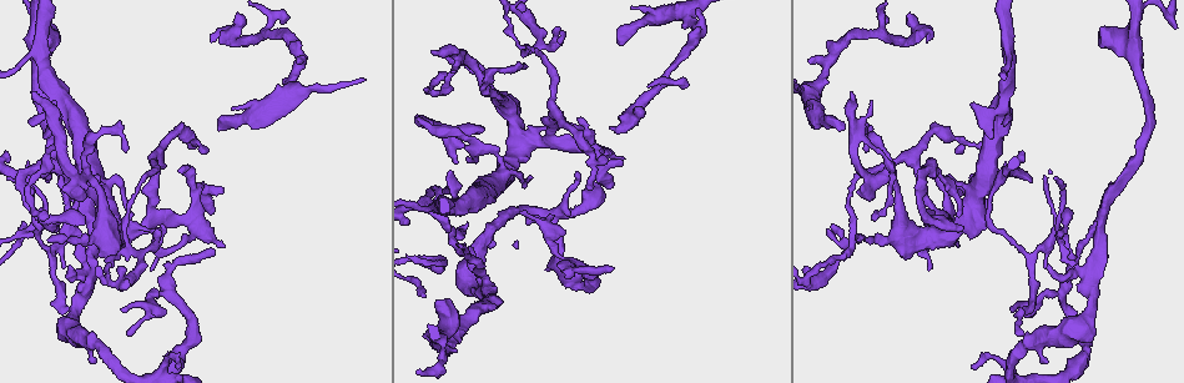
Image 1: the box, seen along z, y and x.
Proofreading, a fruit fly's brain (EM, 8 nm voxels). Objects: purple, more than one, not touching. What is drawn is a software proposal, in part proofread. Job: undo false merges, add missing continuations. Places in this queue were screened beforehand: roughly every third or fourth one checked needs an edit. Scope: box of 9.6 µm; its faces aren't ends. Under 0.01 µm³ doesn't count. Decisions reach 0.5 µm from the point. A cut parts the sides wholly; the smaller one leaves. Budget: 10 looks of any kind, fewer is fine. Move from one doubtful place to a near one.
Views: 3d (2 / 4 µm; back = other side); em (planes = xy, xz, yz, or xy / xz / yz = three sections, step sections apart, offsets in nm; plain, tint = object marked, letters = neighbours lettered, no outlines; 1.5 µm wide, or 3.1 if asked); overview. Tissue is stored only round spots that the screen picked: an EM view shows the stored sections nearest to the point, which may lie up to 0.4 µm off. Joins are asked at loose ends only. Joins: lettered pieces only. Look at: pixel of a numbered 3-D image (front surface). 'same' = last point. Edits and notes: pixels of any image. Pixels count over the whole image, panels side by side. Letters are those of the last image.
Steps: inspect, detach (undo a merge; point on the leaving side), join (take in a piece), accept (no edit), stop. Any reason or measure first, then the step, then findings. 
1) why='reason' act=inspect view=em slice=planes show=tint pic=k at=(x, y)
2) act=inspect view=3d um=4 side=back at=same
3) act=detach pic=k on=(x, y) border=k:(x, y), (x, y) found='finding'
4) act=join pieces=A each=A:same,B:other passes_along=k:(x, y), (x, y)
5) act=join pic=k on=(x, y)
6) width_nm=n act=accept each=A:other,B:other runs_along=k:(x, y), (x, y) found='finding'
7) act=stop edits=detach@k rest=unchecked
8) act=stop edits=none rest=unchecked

why='sudden change in width' act=inspect view=3d um=2 pic=1 at=(1064, 228)

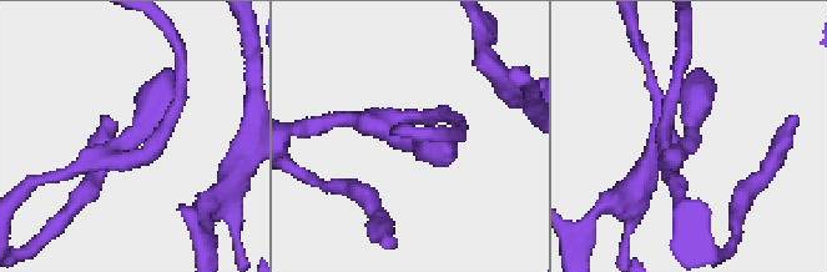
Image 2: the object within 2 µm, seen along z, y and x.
act=inspect view=em slice=xz step=4 show=plain pic=2 at=(410, 141)

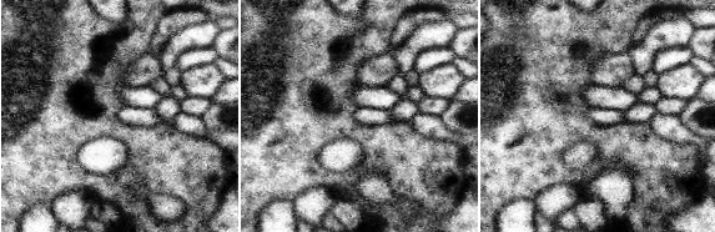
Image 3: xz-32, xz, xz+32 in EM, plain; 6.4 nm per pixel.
act=inspect view=em slice=xz step=4 show=letters at=same

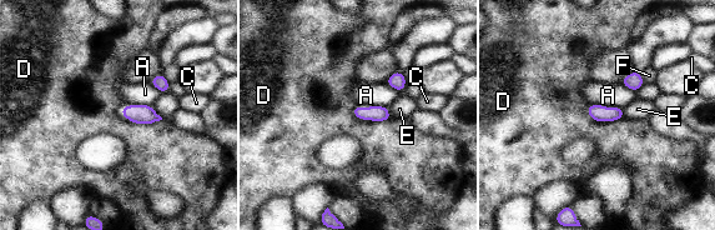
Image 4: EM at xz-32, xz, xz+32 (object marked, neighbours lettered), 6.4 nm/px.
width_nm=100 act=accept each=A:other,C:other,D:other,E:other,F:other border=4:(590, 103), (623, 109) found='one neuron here'

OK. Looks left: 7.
why='branch stops here' act=inspect view=em slice=xy step=8 show=letters pic=1 at=(446, 57)

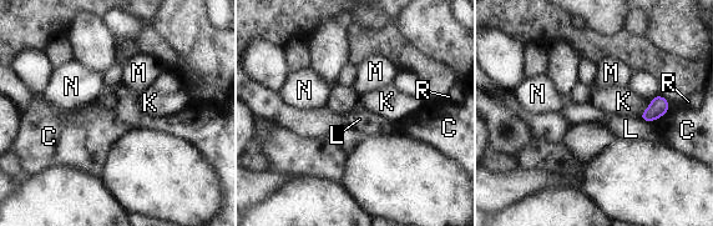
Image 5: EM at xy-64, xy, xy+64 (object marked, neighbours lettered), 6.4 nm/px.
act=accept each=C:other,K:other,L:other,M:other,N:other,R:other border=5:(650, 100), (650, 104), (637, 117) found='none of them fits'

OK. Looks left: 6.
why='an open end' act=inspect view=3d um=2 pic=1 at=(609, 127)

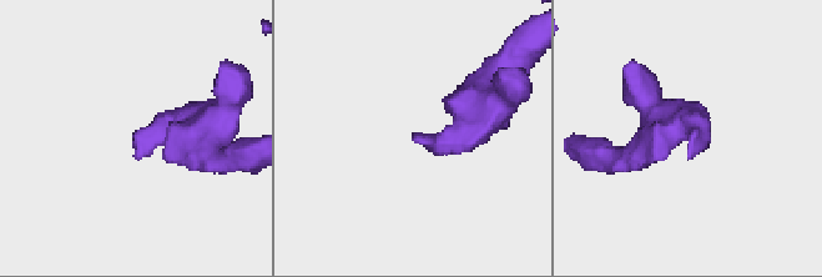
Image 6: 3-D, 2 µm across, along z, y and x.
why='need the tissue' act=inspect view=em slice=yz step=8 show=letters pic=6 at=(415, 137)

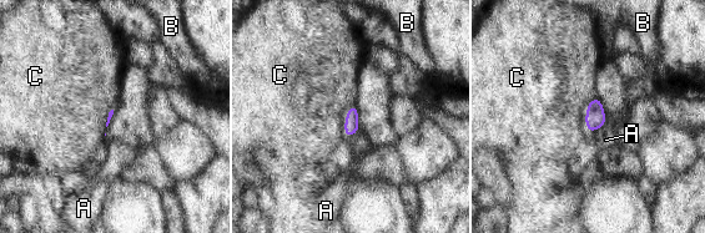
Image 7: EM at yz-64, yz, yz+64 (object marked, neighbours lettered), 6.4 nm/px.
act=inspect view=em slice=planes show=letters at=same

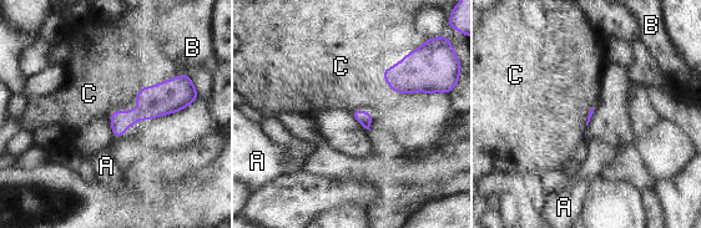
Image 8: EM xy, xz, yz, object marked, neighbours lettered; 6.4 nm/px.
act=accept each=A:other,B:other,C:other border=8:(165, 80), (109, 120) found='no lettered piece goes on from it'

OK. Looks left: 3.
why='free end' act=inspect view=em slice=yz step=4 show=letters pic=1 at=(128, 150)

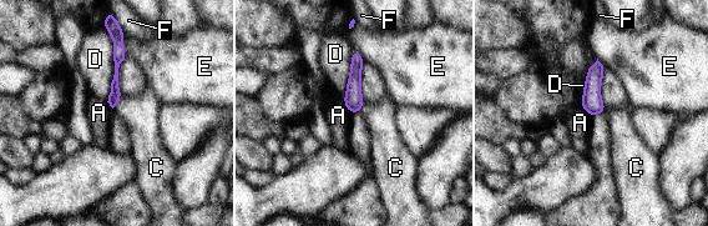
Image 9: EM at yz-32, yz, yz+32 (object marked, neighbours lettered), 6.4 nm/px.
act=accept each=A:other,C:other,D:other,E:other,F:other border=9:(342, 100), (350, 114) found='none of them fits'

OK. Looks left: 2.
act=stop edits=none rest=unchecked

